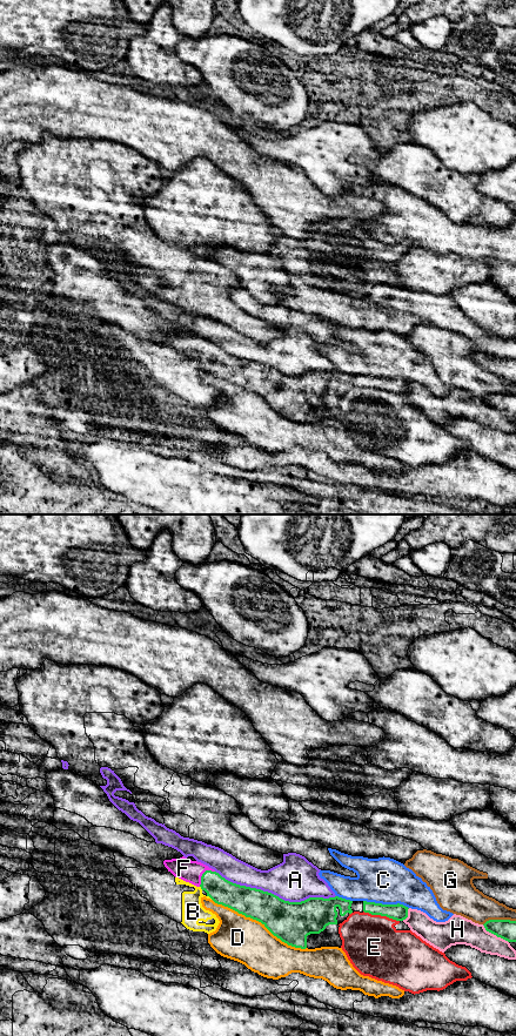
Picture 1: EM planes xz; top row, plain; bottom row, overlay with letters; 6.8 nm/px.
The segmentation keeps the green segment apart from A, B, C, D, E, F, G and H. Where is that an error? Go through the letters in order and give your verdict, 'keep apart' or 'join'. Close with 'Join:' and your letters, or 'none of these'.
A: keep apart
B: keep apart
C: keep apart
D: keep apart
E: keep apart
F: join
G: keep apart
H: keep apart
Join: F

